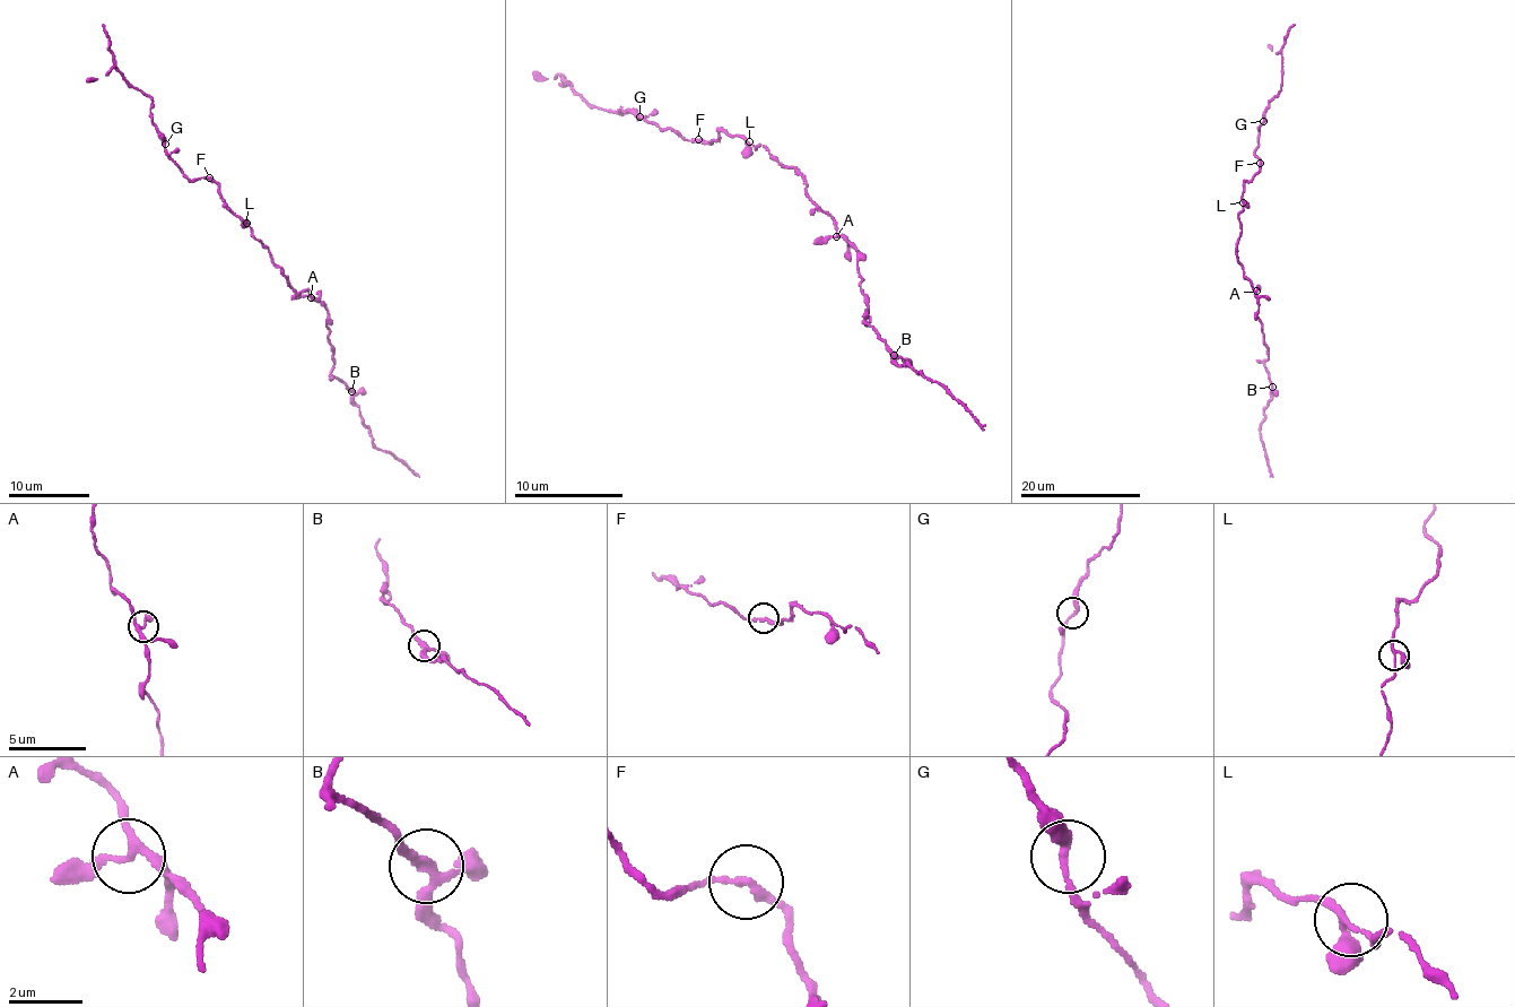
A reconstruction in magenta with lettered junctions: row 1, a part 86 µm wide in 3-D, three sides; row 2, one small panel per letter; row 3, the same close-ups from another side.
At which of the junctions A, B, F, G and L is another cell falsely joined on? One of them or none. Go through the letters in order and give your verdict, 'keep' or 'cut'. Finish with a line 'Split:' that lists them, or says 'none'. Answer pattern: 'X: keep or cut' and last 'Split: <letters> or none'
A: keep
B: keep
F: keep
G: keep
L: keep
Split: none

